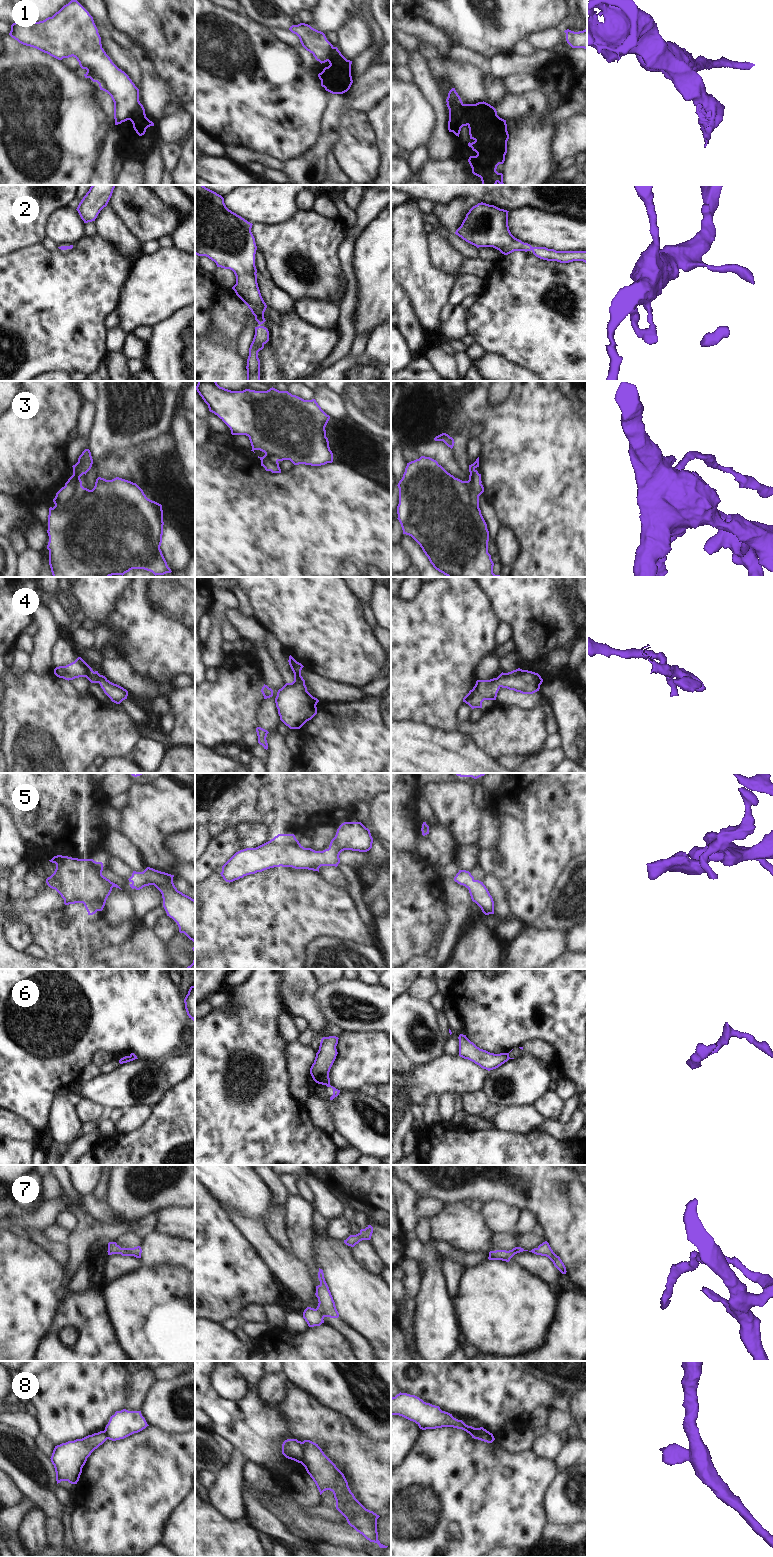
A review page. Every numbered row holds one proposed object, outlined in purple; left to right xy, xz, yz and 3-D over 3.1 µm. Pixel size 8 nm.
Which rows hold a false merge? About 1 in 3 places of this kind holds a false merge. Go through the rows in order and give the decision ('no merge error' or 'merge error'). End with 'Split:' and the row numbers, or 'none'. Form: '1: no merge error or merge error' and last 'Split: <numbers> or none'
1: merge error
2: no merge error
3: no merge error
4: no merge error
5: no merge error
6: merge error
7: no merge error
8: merge error
Split: 1, 6, 8

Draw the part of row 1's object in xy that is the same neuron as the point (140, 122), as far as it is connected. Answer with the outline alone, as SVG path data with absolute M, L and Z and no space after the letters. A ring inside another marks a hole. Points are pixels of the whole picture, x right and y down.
M140 102L129 120L132 122L133 128L139 136L144 135L148 127L154 126L154 123L146 117L145 109Z

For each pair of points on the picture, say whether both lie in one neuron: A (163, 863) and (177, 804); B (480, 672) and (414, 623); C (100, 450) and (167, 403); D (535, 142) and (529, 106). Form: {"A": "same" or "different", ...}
{"A": "same", "B": "different", "C": "same", "D": "different"}

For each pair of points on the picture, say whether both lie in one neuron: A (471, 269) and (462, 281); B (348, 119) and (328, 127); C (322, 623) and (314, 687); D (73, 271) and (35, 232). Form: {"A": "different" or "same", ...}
{"A": "different", "B": "different", "C": "different", "D": "different"}

